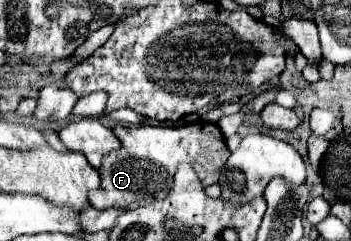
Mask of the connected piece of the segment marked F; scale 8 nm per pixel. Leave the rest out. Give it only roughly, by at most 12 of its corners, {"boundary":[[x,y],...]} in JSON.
{"boundary":[[217,124],[121,126],[95,208],[163,200],[187,162],[203,186],[231,156]]}

